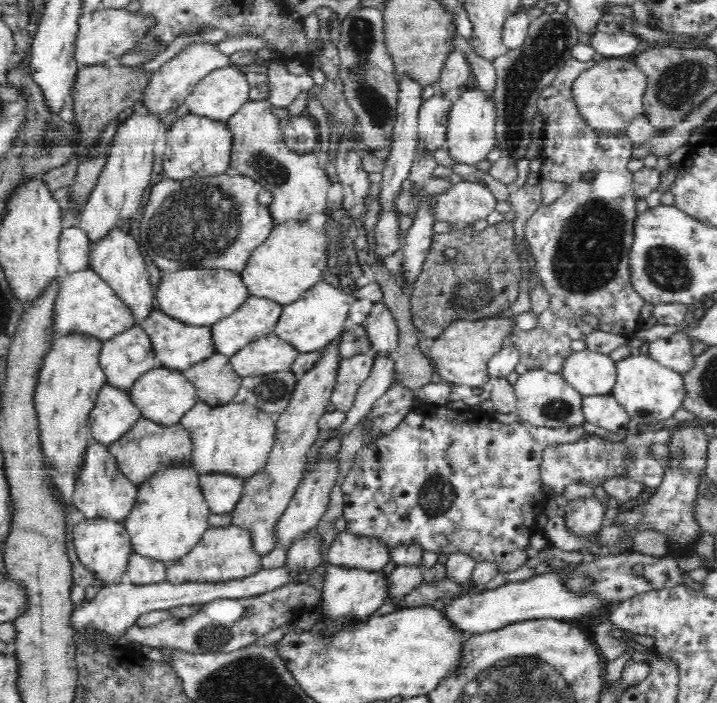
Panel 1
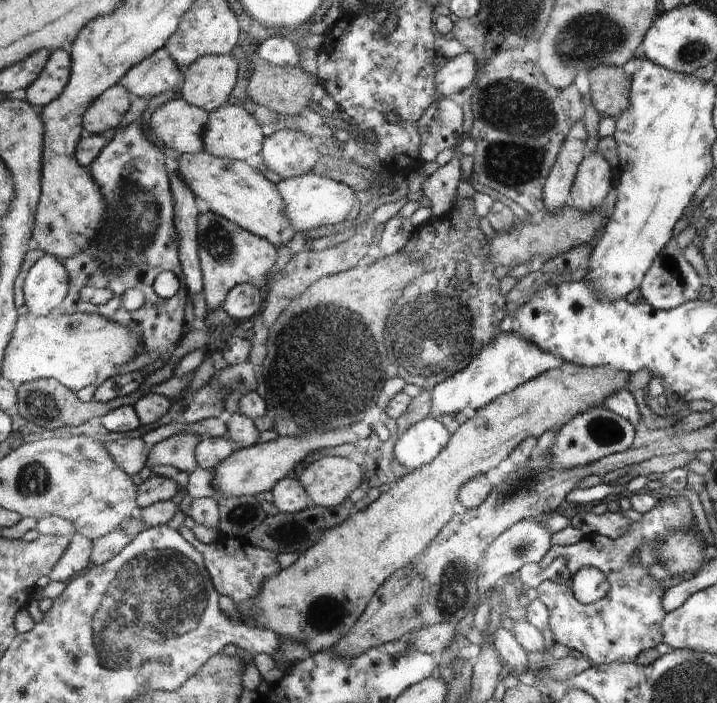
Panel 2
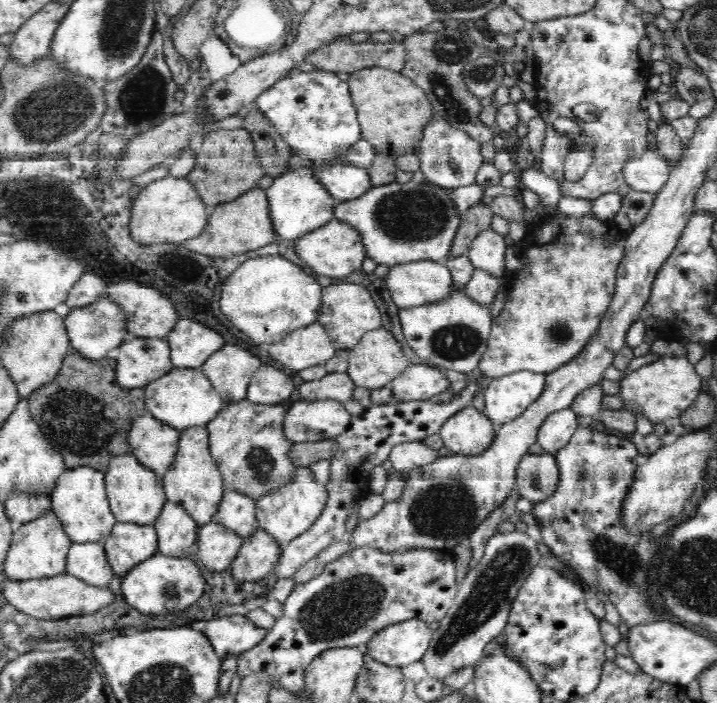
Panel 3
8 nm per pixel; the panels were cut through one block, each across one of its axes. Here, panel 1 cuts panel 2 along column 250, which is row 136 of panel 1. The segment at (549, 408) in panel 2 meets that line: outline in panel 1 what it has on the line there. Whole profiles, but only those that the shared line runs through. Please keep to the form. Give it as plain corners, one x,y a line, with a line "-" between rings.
597,58
596,64
576,78
572,86
572,98
580,111
580,117
586,125
604,132
607,136
618,137
624,134
634,118
644,113
645,92
648,79
638,68
636,62
630,60
605,60

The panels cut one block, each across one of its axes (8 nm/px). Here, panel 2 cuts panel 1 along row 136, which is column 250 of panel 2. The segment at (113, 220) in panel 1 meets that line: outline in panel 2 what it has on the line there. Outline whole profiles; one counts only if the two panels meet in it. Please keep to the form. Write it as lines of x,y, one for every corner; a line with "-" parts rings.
225,104
221,109
209,112
209,123
205,129
204,150
213,156
246,161
248,156
256,156
262,145
262,132
254,115
248,114
243,106

